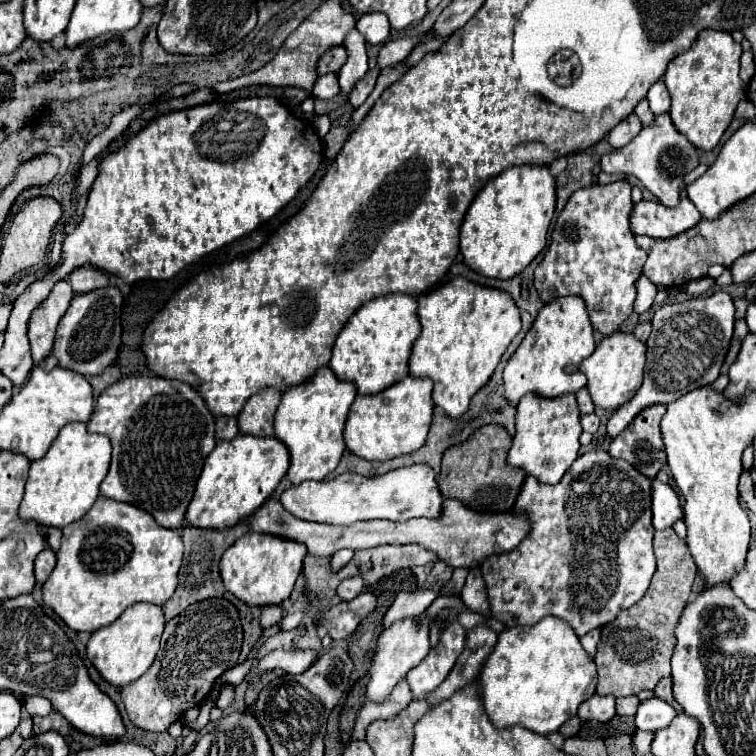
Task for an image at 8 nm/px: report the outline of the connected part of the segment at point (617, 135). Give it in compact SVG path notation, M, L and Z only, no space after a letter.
M632 113L632 115L628 115L626 119L622 119L610 133L608 133L608 141L610 141L610 145L612 147L624 147L624 145L628 145L634 137L636 137L636 133L642 129L642 123L638 121L638 117Z

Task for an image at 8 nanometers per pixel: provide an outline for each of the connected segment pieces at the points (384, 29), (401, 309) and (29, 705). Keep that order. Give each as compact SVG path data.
M374 11L374 13L364 13L358 21L356 21L356 27L362 31L362 35L366 37L368 43L372 45L378 45L382 43L388 33L390 33L390 21L384 13L380 11Z
M390 293L362 305L336 339L334 353L328 363L334 375L340 381L354 383L358 395L374 395L402 381L408 375L408 357L412 345L420 335L416 305L416 297L402 293Z
M28 695L28 697L24 697L24 709L26 709L32 717L34 717L34 715L46 717L46 713L52 711L52 703L50 703L46 697Z

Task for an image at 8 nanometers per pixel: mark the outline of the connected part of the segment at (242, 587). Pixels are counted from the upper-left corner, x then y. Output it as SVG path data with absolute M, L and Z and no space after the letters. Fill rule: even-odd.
M246 533L242 535L220 561L220 573L224 587L230 589L234 597L248 605L278 605L290 597L296 577L302 571L302 561L306 557L306 547L282 537L270 537L264 533Z

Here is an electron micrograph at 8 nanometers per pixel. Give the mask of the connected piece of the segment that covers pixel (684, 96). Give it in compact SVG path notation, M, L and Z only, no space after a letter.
M704 29L686 53L676 55L670 61L664 73L664 83L672 97L672 121L698 149L712 151L718 145L734 117L736 105L746 97L746 85L738 77L740 55L742 47L730 37L730 33Z

